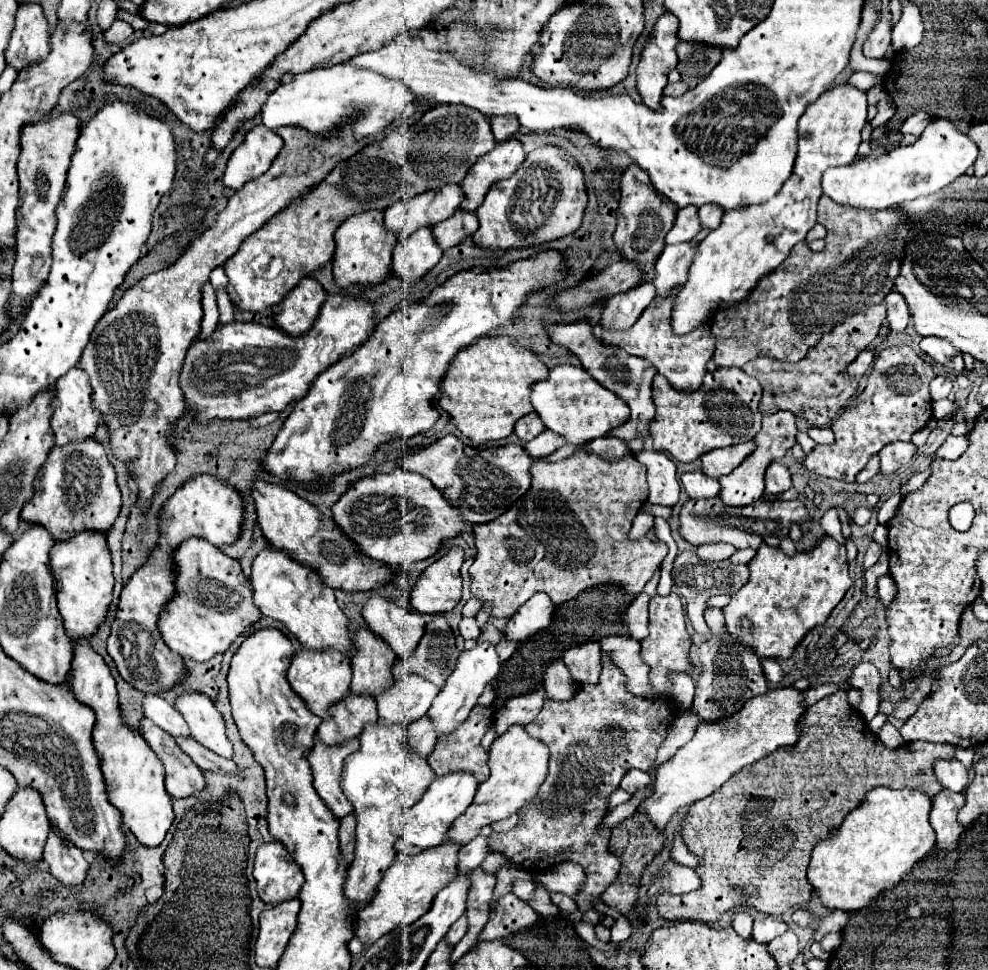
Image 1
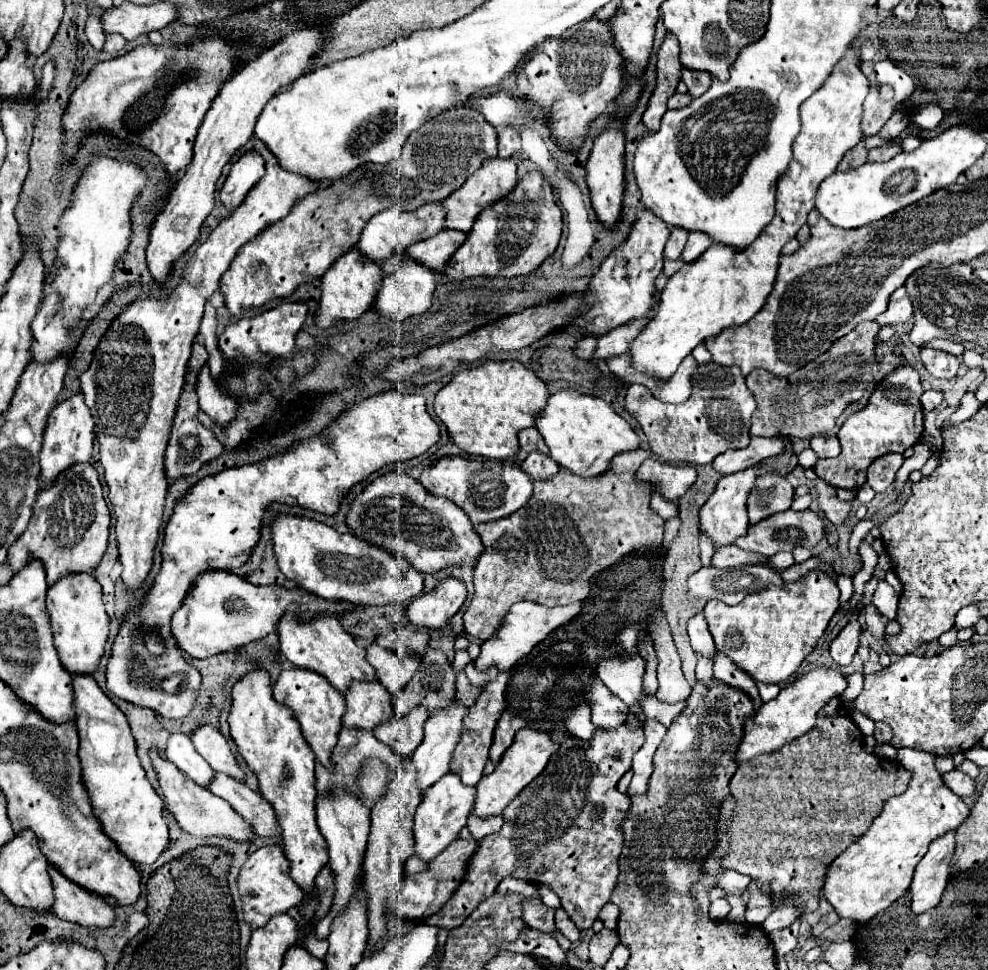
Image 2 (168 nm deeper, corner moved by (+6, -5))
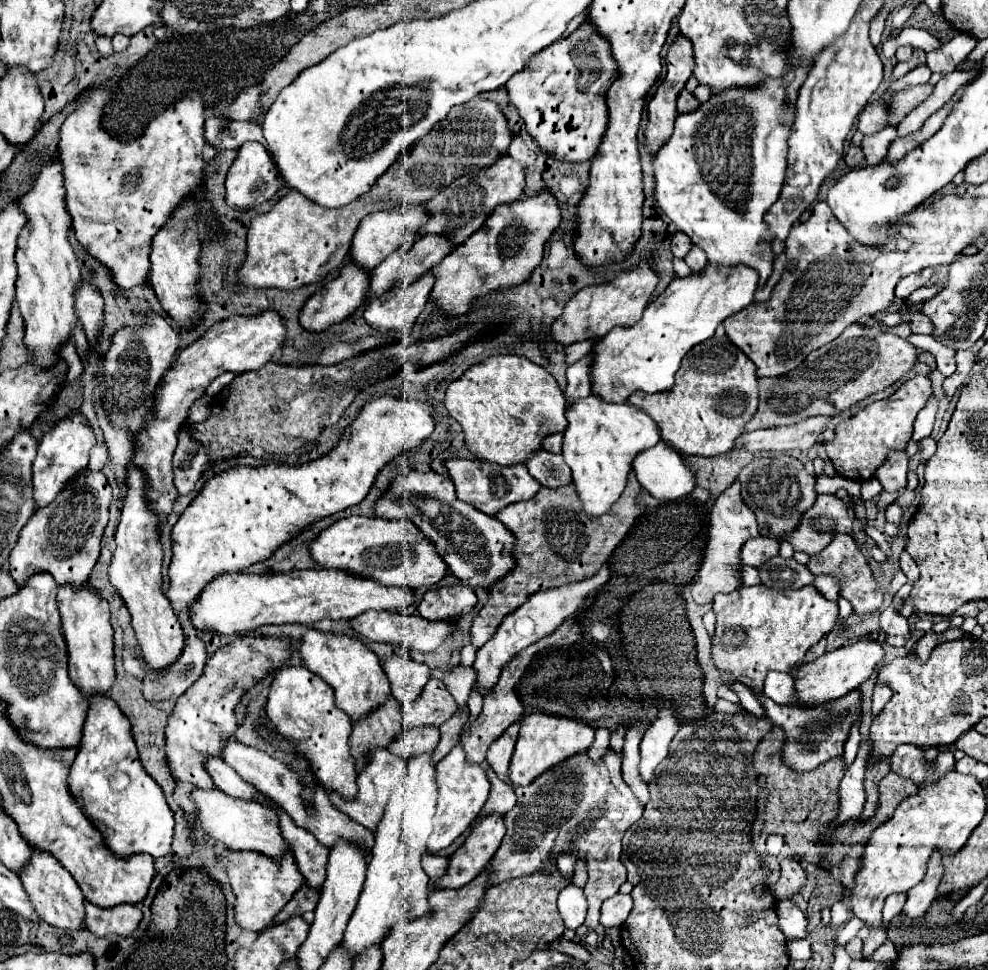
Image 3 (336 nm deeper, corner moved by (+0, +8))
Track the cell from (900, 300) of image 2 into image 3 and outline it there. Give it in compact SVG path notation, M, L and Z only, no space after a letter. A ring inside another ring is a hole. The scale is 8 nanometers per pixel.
M923 269L919 273L913 273L913 275L907 275L905 279L899 281L897 289L895 289L895 297L897 299L907 299L913 291L917 291L919 287L923 287L933 275L933 269Z

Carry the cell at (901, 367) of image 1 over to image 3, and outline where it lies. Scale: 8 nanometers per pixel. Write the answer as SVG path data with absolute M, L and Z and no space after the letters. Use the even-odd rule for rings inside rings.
M915 375L913 379L905 381L891 397L875 401L859 409L853 417L841 419L835 427L837 435L833 441L827 443L827 457L831 459L835 471L841 477L851 481L867 481L875 475L875 469L885 459L889 447L891 449L905 449L907 441L913 435L913 423L919 409L925 407L927 397L931 393L931 381L925 375Z

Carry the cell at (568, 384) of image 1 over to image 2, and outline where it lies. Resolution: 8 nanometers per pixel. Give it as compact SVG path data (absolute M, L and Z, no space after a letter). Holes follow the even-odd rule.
M561 390L549 396L547 408L537 418L537 430L545 438L551 458L583 478L601 476L609 470L613 456L641 448L641 438L631 424L623 420L603 398L579 394L575 390Z

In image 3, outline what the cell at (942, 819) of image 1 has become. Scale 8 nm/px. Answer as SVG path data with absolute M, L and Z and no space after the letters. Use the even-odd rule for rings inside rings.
M935 849L929 859L929 867L923 881L907 891L907 903L903 907L903 913L909 919L923 917L925 911L931 907L931 903L939 897L939 885L941 885L943 873L945 873L945 867L941 863L941 851Z

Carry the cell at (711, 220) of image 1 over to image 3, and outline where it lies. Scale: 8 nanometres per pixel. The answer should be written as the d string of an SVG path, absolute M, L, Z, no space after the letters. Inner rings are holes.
M691 245L691 251L687 253L685 257L685 263L691 267L691 271L695 273L701 273L707 265L707 257L705 257L705 251L699 247L699 245Z

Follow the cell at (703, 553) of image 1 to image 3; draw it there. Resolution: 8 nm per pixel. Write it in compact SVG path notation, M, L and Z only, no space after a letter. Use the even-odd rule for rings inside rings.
M751 537L741 547L741 563L751 567L761 567L769 557L775 557L779 551L779 541L775 537Z

